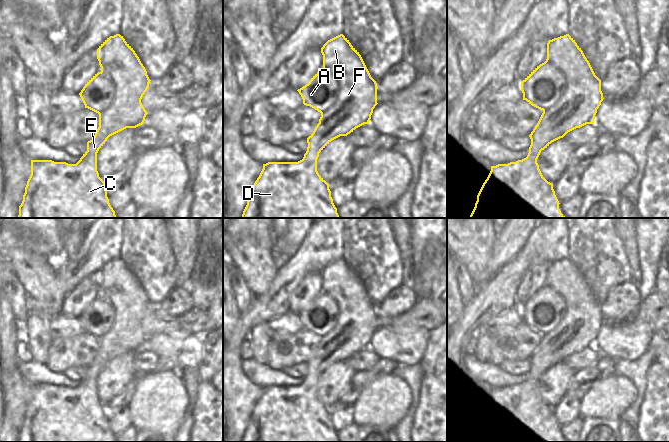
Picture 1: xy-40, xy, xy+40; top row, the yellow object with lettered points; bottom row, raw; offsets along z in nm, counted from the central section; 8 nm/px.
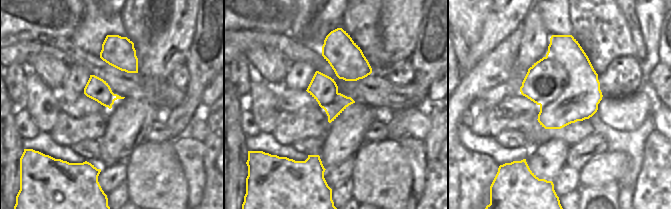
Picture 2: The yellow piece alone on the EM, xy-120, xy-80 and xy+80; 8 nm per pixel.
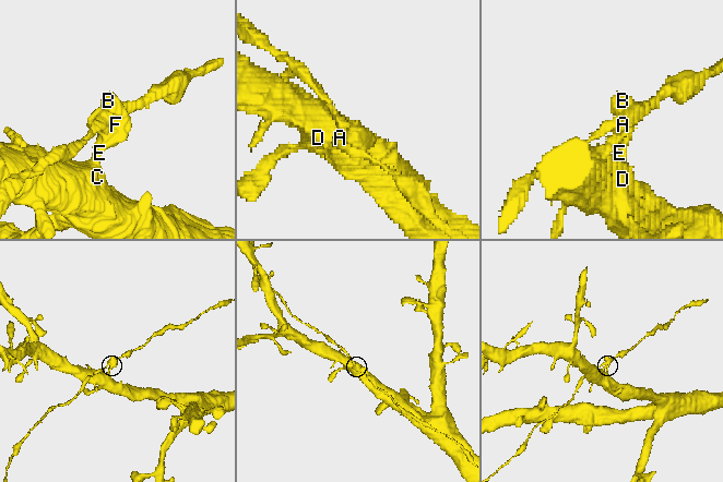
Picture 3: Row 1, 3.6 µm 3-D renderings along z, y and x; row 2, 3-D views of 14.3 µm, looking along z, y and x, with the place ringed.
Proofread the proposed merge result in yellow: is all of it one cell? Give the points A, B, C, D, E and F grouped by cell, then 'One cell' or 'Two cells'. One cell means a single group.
Groups: A / B C D E F. Two cells.

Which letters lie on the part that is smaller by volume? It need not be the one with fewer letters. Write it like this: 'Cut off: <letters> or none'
Cut off: A

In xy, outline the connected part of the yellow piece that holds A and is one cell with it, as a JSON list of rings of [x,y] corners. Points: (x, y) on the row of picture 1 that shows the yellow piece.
[[[322,68],[308,84],[297,90],[303,99],[303,104],[310,106],[321,114],[330,108],[339,95],[339,83],[335,76]]]

